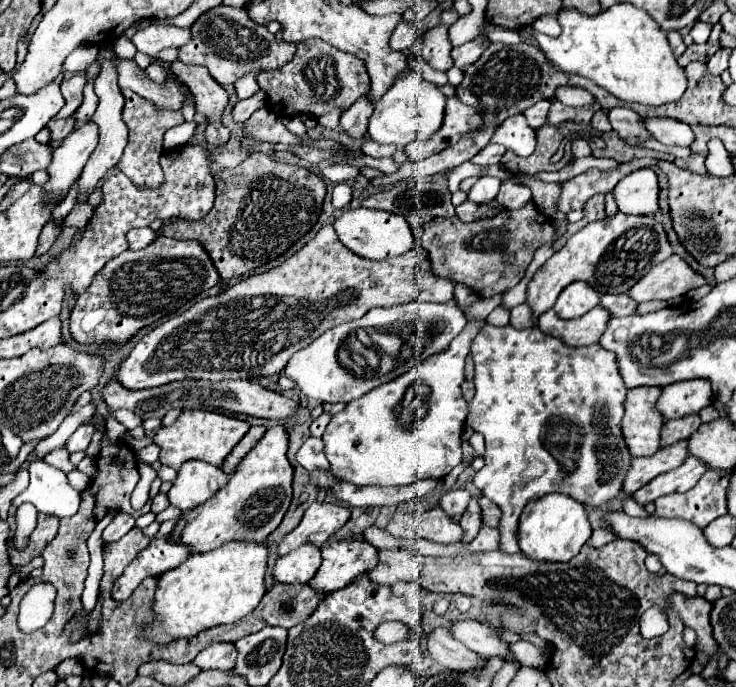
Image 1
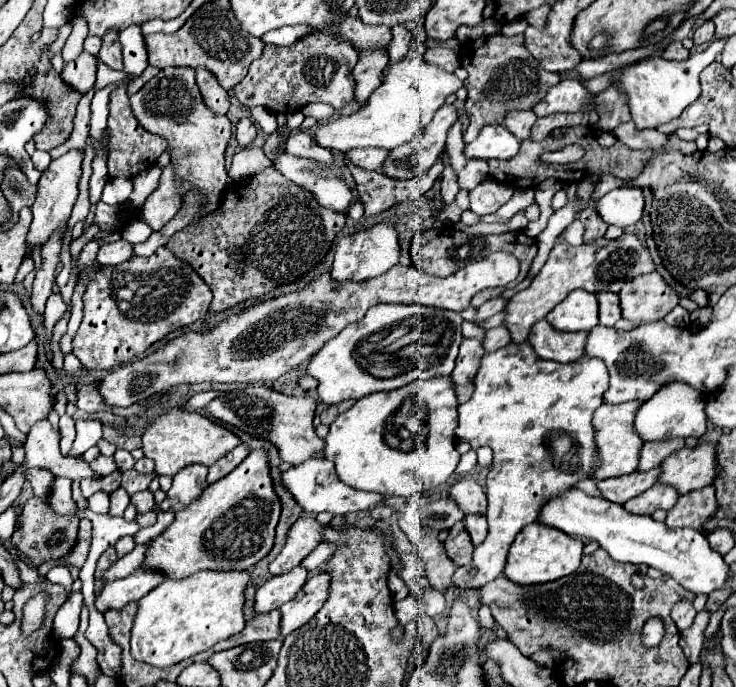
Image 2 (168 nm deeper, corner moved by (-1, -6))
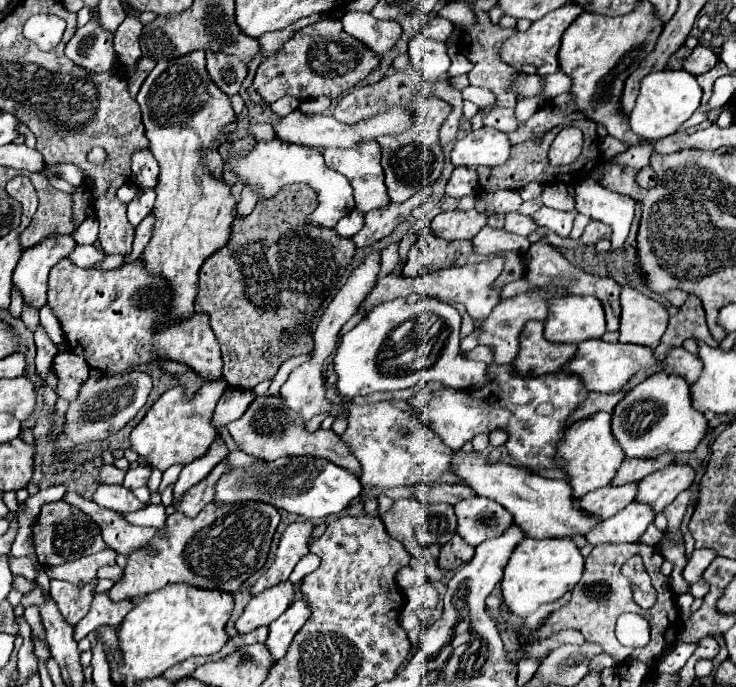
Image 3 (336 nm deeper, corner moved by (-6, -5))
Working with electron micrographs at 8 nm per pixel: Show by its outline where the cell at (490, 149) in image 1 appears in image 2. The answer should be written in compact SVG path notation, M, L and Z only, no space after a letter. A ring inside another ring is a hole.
M469 160L465 168L457 176L457 184L461 190L473 190L475 186L481 184L481 180L487 176L487 162L485 160Z

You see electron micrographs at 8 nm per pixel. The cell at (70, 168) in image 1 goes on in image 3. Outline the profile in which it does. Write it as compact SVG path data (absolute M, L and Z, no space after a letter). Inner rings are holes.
M50 235L42 243L24 249L16 269L14 269L14 285L22 291L24 301L34 307L42 307L46 303L48 291L48 273L50 269L64 257L74 251L78 243L70 235Z

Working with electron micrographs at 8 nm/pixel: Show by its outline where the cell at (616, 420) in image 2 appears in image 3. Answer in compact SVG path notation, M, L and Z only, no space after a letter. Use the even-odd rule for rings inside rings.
M598 411L570 425L566 431L566 437L560 443L560 459L562 459L562 467L570 475L574 497L582 497L588 491L610 485L618 467L626 459L626 453L622 451L620 443L612 435L612 413Z

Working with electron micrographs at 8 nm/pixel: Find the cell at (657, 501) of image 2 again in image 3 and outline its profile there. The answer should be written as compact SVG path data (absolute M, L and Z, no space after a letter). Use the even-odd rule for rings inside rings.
M630 503L618 515L602 521L598 531L590 531L586 535L588 543L634 543L642 537L648 525L654 521L656 511L646 503Z

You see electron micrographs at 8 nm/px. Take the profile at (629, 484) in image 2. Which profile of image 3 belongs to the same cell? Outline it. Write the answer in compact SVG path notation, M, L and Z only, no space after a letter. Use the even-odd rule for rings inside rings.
M626 483L626 485L620 485L620 487L608 485L608 487L594 489L588 495L580 497L578 507L598 515L600 519L608 519L610 515L616 515L628 503L632 503L636 493L638 493L638 483Z

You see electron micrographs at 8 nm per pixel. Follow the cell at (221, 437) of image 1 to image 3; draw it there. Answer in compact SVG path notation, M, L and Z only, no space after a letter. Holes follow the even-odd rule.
M212 381L196 391L196 395L186 397L182 387L168 389L144 415L138 427L130 433L132 449L146 459L152 467L166 471L172 465L188 465L194 459L200 459L208 453L212 443L218 439L218 431L212 423L214 407L218 403L218 395L224 393L224 383Z

